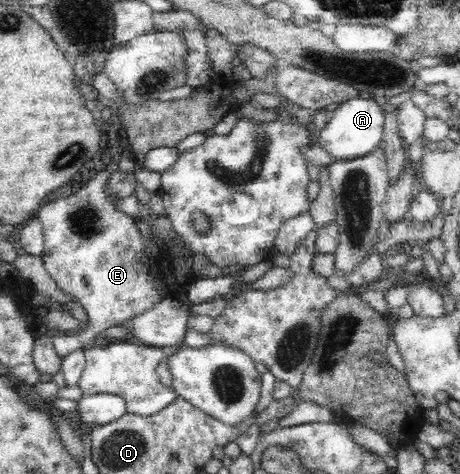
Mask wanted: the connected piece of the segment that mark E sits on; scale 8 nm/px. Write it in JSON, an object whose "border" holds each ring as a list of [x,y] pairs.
{"border":[[[118,161],[94,173],[94,177],[76,195],[54,199],[37,212],[42,223],[45,245],[40,258],[56,282],[58,290],[67,293],[85,310],[88,320],[78,332],[52,333],[54,351],[60,359],[82,350],[82,337],[88,341],[108,327],[129,324],[133,317],[152,309],[169,295],[169,287],[158,284],[146,256],[146,243],[132,216],[118,210],[118,201],[108,192],[110,175],[118,171]]]}

